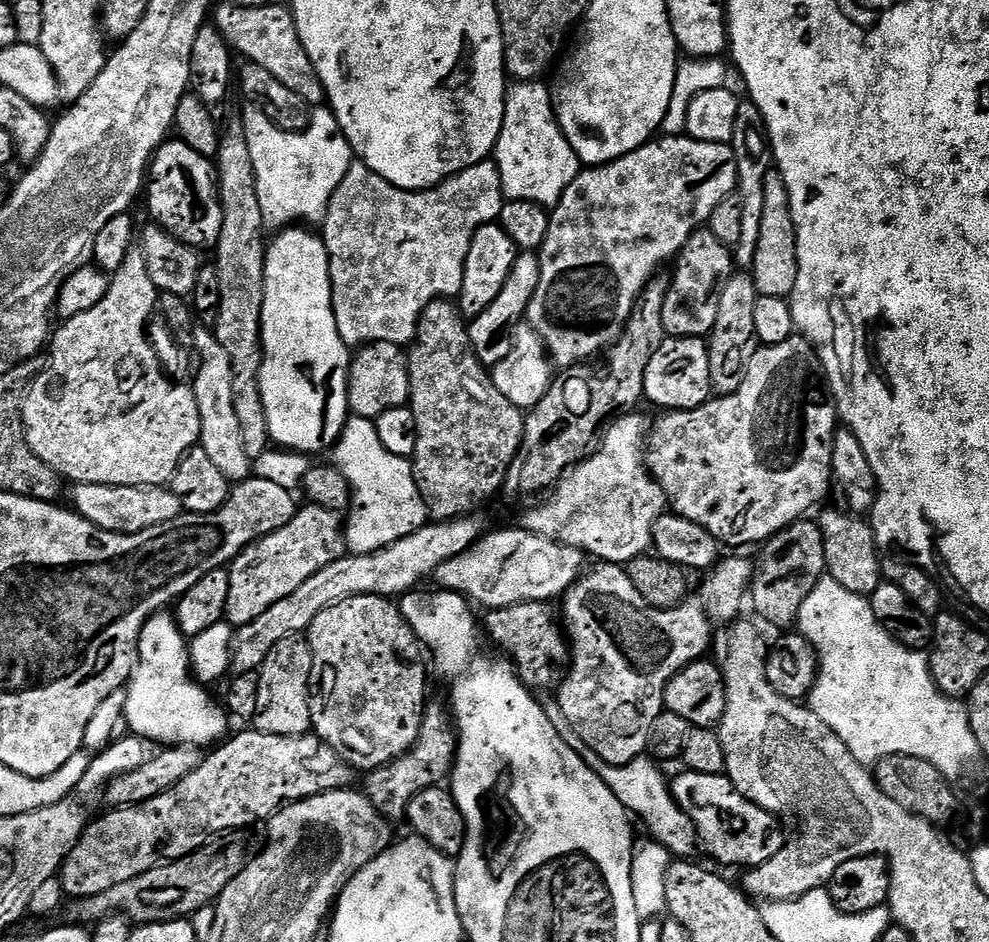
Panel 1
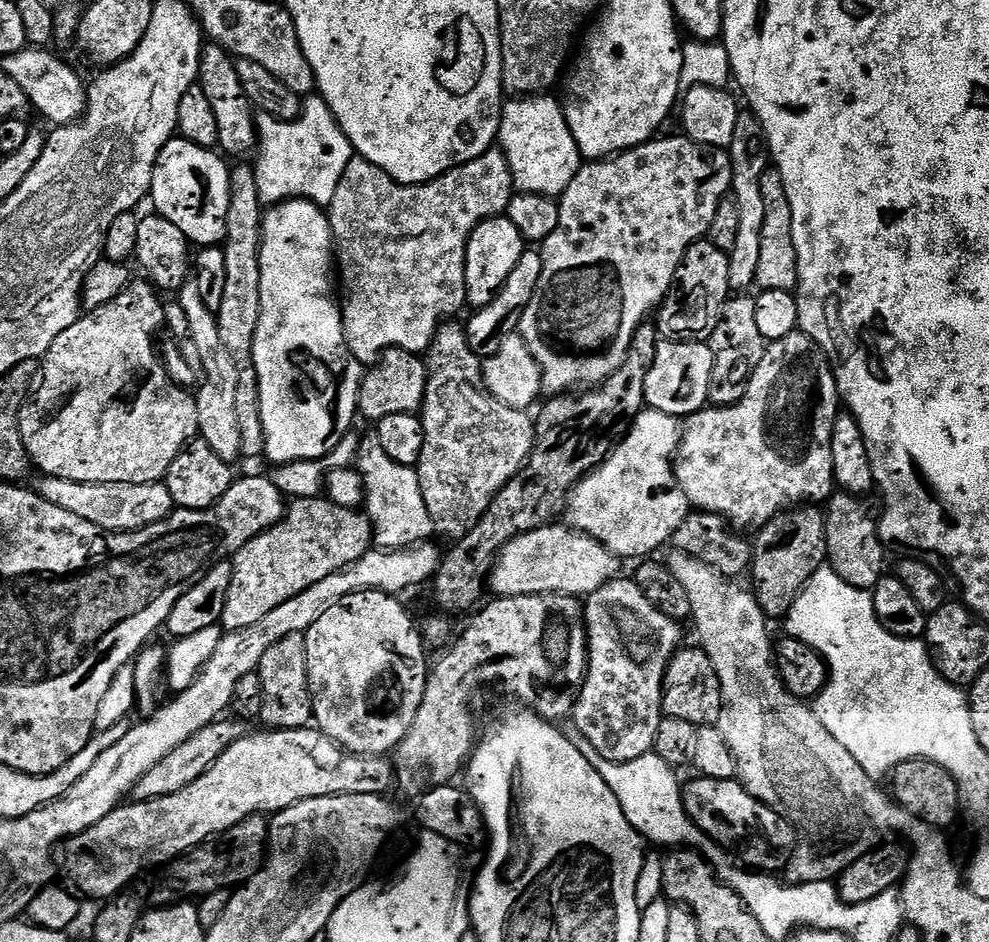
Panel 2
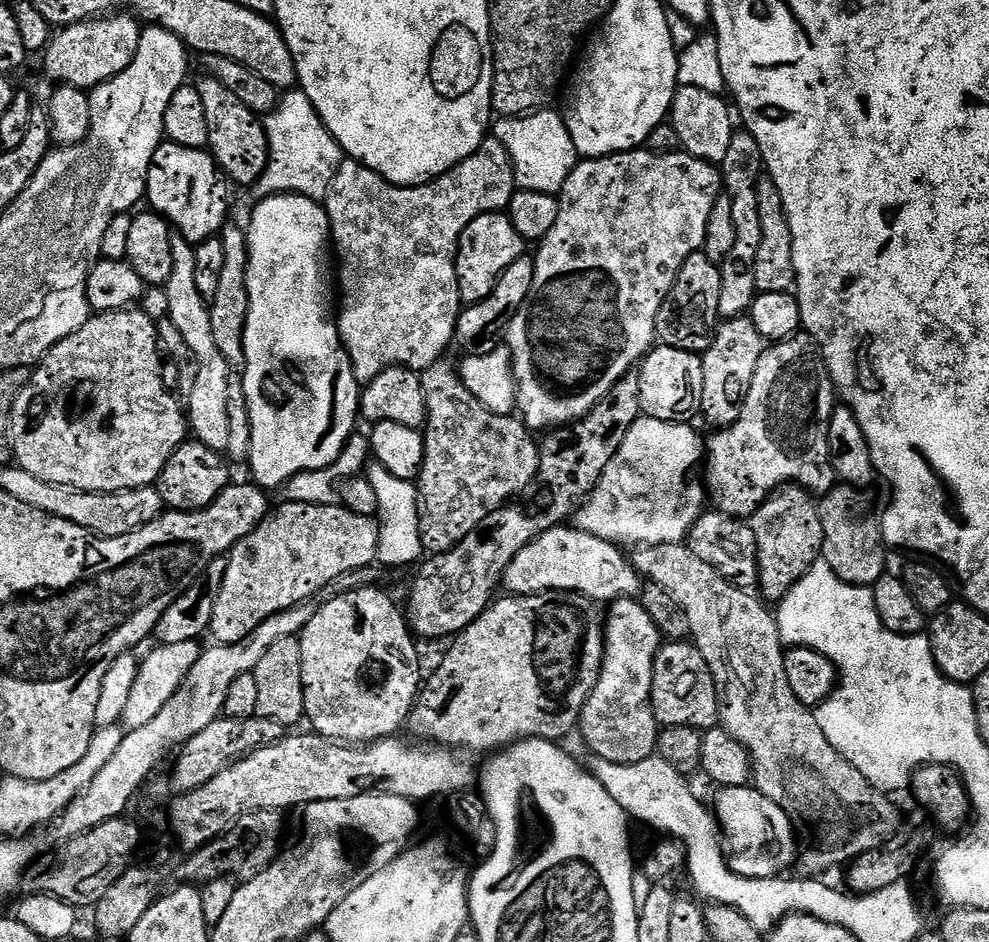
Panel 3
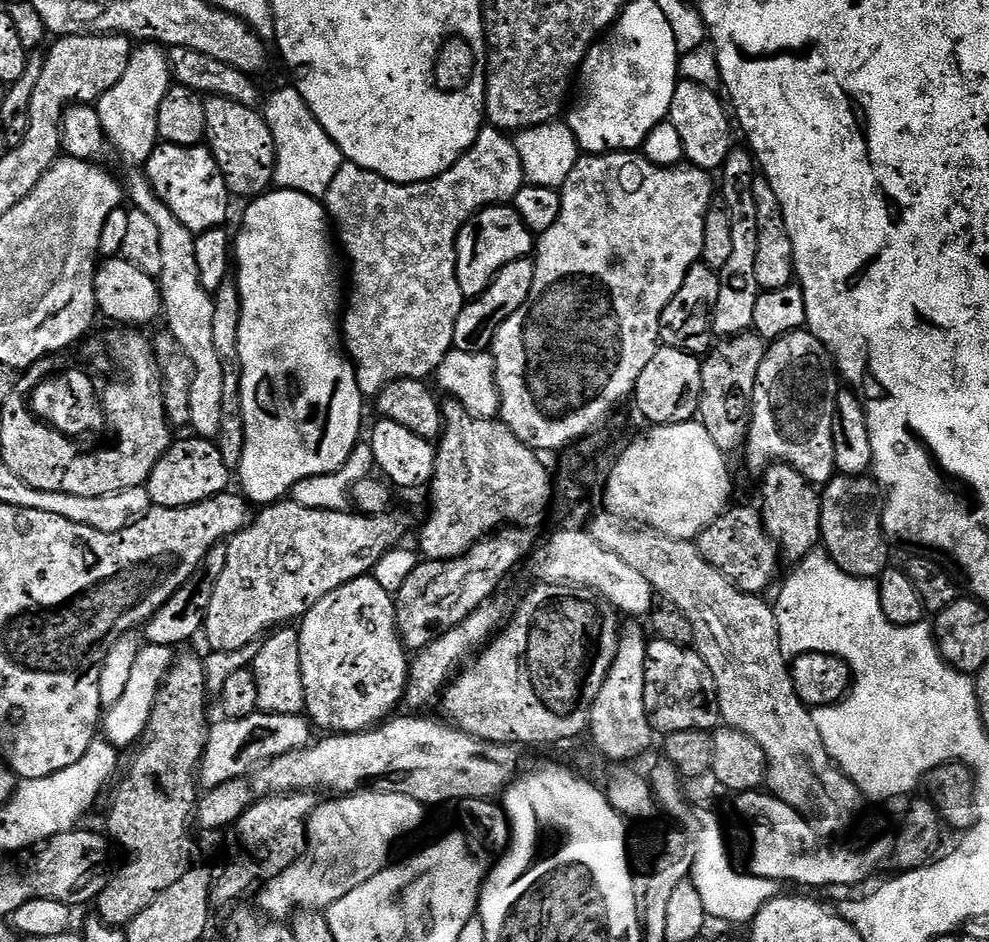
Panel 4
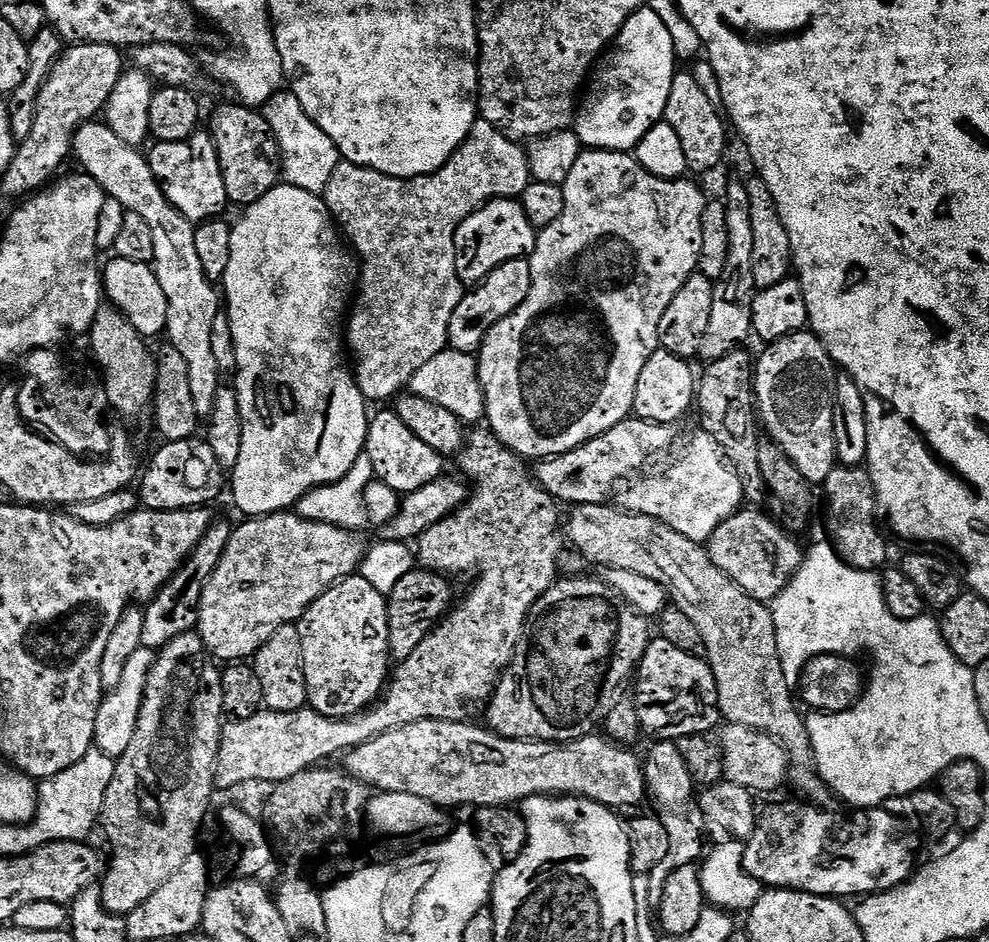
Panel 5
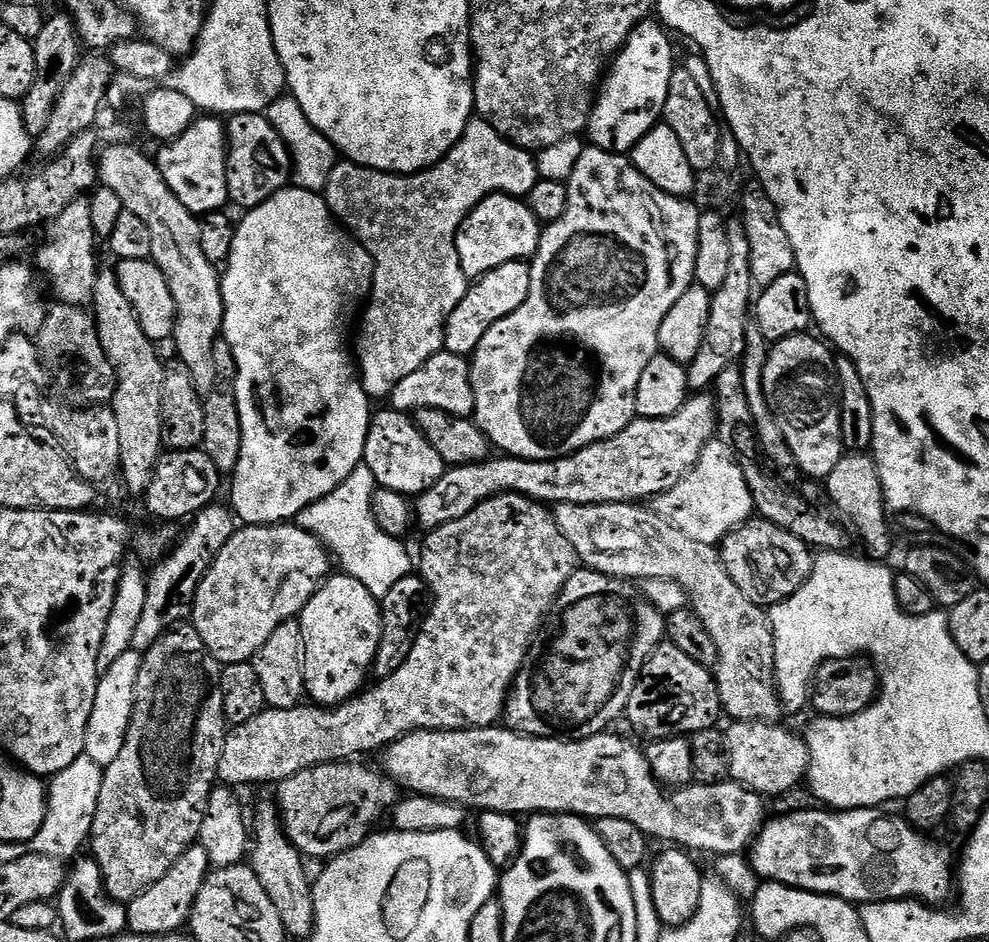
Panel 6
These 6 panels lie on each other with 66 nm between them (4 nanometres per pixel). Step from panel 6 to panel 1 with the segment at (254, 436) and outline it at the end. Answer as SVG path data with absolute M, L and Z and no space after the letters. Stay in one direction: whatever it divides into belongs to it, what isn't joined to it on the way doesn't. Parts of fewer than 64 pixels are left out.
M289 226L277 231L276 236L271 237L264 254L264 301L262 302L262 322L260 323L260 346L264 350L264 361L260 367L260 393L262 394L262 406L266 406L266 422L268 423L268 439L273 445L281 449L295 452L313 454L312 452L327 453L340 439L342 430L346 426L350 415L348 410L348 372L352 369L353 353L349 345L342 342L338 334L338 326L334 318L334 306L332 305L332 283L330 282L330 262L328 251L323 239L316 236L315 231L304 226Z

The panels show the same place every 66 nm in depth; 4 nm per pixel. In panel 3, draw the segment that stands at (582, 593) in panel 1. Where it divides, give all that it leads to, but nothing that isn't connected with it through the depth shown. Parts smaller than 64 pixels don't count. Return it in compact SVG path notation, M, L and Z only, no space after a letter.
M621 598L611 601L609 612L606 612L606 623L604 626L604 661L602 662L602 670L598 678L598 686L594 686L594 694L590 694L590 698L584 707L584 713L580 716L578 725L579 735L584 735L584 740L589 744L591 755L601 756L605 760L612 763L630 764L642 762L643 759L648 759L656 752L656 741L658 739L658 725L656 723L656 715L652 709L652 674L654 665L660 655L662 647L662 635L655 622L650 618L650 614L644 609L643 603L636 598Z

